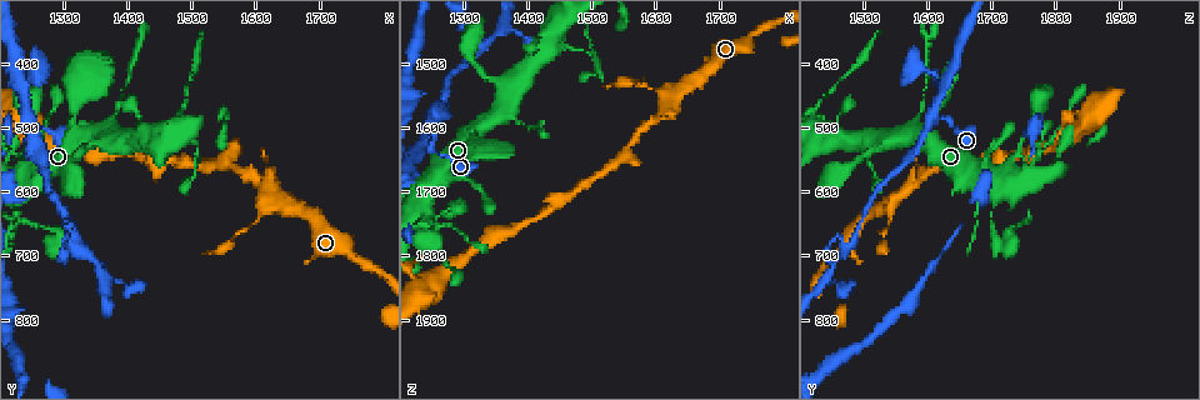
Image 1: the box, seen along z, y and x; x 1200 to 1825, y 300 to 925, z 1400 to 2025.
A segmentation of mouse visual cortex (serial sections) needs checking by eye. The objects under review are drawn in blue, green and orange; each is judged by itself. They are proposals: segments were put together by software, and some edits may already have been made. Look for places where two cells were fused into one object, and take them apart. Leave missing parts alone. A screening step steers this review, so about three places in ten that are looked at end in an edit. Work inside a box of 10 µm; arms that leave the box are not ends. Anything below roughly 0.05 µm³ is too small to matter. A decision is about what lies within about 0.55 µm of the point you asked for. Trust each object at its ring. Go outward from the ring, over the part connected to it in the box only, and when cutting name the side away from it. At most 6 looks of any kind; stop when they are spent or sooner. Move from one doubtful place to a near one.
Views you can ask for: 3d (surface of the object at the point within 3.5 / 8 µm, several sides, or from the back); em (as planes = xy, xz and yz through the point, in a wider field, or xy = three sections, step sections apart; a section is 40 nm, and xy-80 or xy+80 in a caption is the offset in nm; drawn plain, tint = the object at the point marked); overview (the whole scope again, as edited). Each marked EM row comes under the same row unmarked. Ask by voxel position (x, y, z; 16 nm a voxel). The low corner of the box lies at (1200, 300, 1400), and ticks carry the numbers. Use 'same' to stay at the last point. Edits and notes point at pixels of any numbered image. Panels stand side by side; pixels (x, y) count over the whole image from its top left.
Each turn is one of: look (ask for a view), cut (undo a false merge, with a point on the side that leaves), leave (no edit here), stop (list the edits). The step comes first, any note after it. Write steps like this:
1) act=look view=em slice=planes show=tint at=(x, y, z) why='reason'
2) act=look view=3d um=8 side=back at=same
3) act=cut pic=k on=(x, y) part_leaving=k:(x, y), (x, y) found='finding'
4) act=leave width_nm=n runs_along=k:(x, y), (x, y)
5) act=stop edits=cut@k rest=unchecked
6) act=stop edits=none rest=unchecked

act=look view=3d um=3.5 at=(1245, 420, 1610) why='sharp bend'

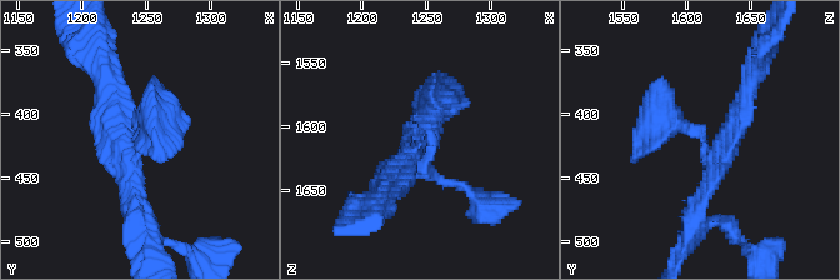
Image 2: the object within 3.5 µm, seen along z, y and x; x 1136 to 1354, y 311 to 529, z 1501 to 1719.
act=look view=em slice=xy step=2 show=tint at=(1246, 422, 1612) arms=3 arm_widths_nm=200,250,350 why='now the EM'

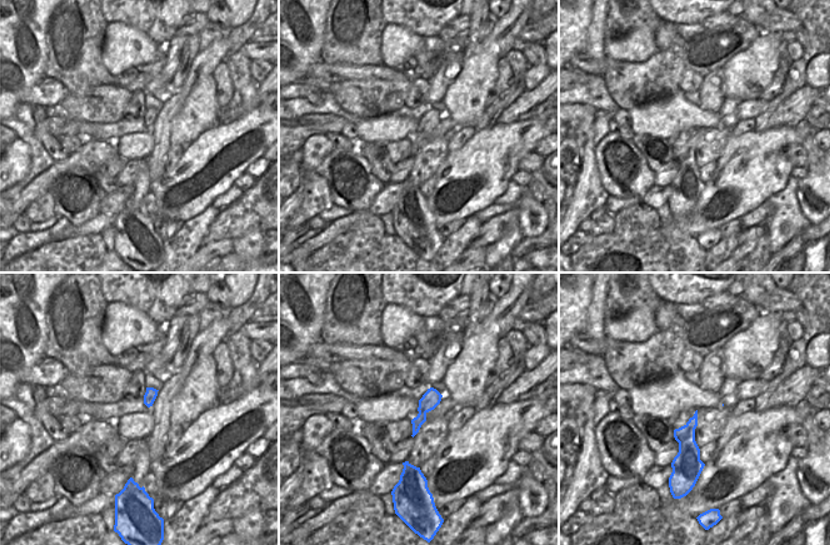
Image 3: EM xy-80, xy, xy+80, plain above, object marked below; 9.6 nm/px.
act=leave runs_along=2:(698, 206), (718, 153), (685, 123), (644, 145) found='one cell here'

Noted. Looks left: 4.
act=look view=3d um=3.5 at=(1360, 725, 1445) why='narrows sharply'

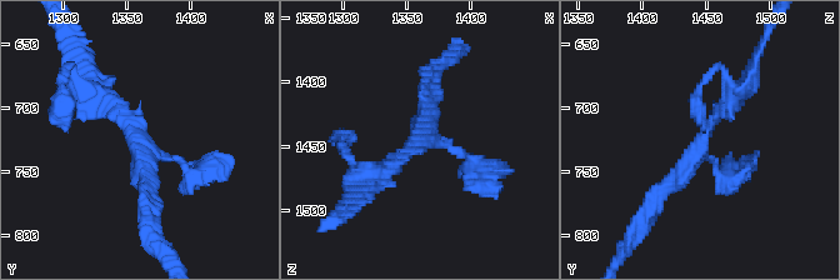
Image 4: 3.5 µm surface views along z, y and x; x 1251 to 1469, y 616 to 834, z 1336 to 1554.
act=look view=em slice=xy step=5 show=tint at=(1360, 722, 1448)

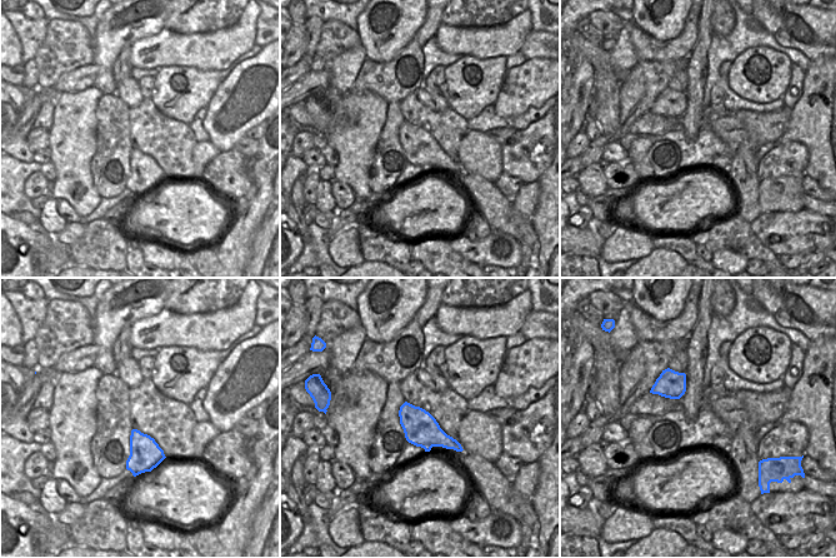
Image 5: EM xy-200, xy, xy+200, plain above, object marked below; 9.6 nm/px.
act=look view=em slice=xy step=3 show=tint at=same

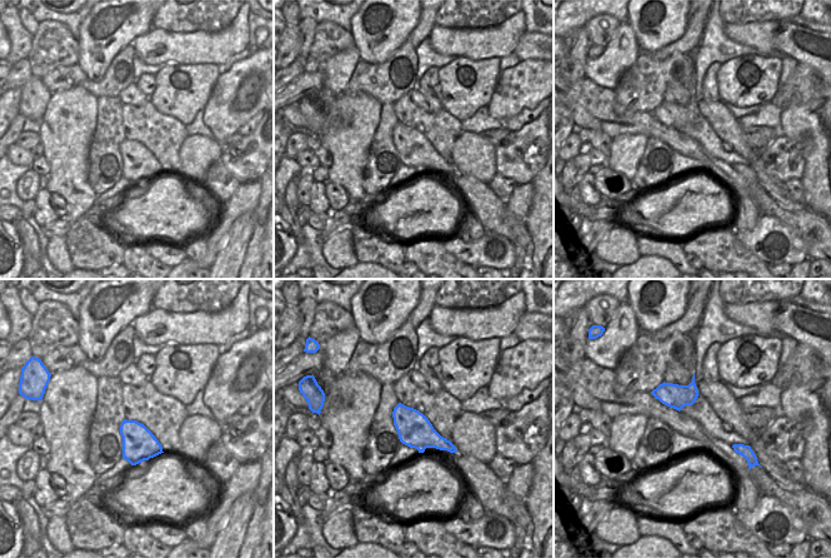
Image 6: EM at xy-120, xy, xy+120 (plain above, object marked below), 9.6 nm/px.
act=leave arm_widths_nm=150,200,300 runs_along=4:(86, 85), (155, 154), (201, 178) found='one cell here'

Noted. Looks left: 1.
act=stop edits=none rest=unchecked

